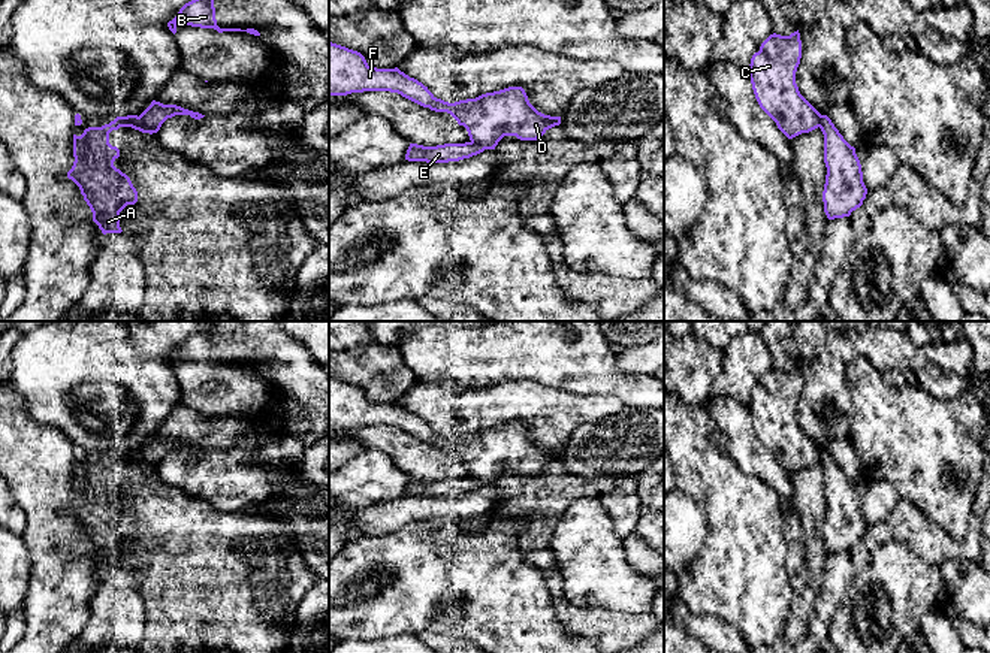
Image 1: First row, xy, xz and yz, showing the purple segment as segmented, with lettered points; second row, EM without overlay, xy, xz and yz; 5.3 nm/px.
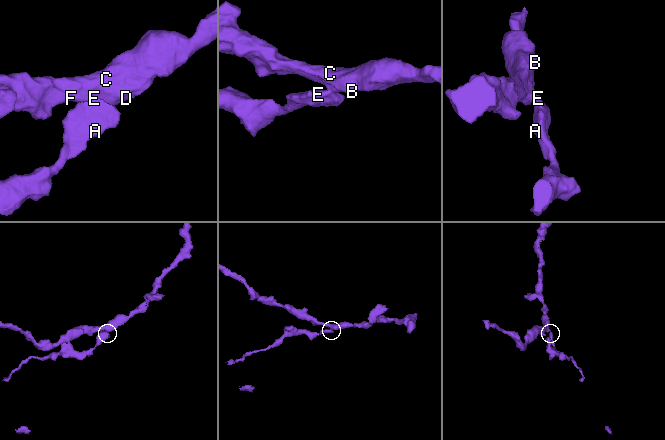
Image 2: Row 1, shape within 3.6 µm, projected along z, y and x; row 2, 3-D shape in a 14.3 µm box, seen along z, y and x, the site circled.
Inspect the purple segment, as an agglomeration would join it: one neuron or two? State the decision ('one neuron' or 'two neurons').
two neurons

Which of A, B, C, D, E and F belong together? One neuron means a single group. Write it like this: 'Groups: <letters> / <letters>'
Groups: A E / B C D F

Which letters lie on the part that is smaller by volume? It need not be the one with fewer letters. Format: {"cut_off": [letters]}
{"cut_off": ["A", "E"]}

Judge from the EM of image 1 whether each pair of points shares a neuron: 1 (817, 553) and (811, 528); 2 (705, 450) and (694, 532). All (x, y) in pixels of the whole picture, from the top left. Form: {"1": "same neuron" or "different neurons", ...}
{"1": "same neuron", "2": "different neurons"}

